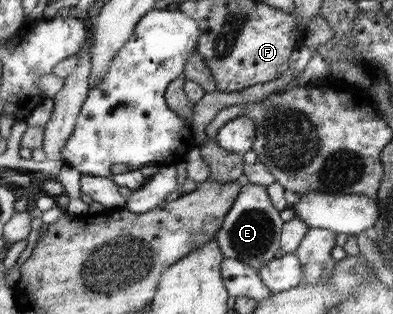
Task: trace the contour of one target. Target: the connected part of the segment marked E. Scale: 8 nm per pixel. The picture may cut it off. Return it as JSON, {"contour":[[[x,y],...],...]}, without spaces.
{"contour":[[[244,178],[240,183],[242,192],[229,210],[216,239],[226,258],[239,260],[259,270],[264,264],[274,260],[275,252],[279,250],[279,236],[282,236],[283,222],[279,218],[280,211],[271,204],[267,196],[266,186],[250,183]]]}

